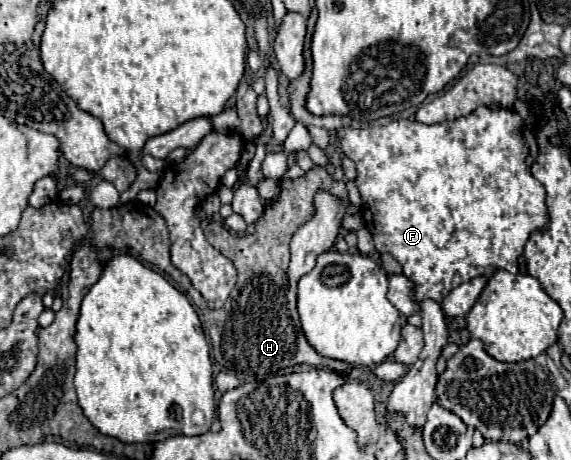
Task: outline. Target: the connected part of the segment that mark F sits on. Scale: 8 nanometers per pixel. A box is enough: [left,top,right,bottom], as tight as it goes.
[338,106,548,302]

